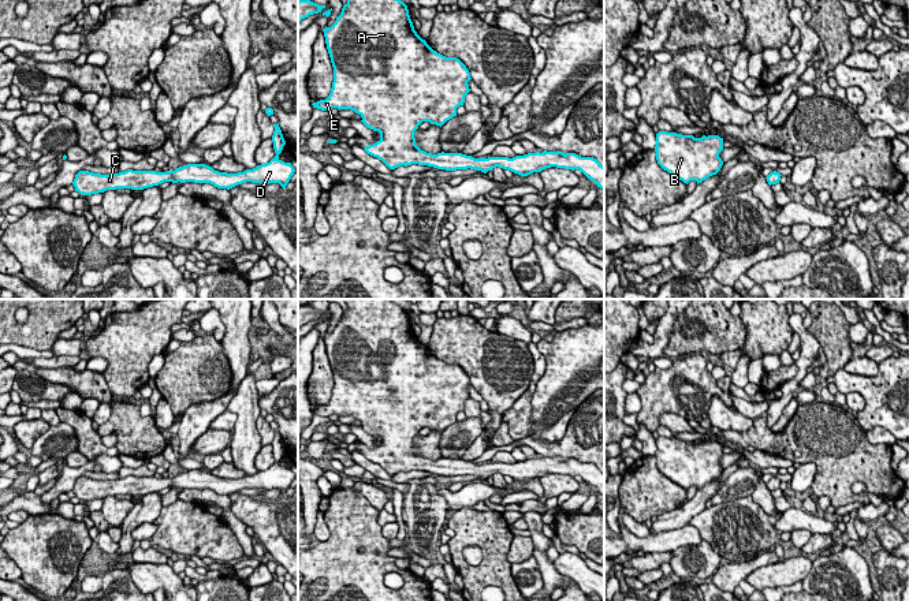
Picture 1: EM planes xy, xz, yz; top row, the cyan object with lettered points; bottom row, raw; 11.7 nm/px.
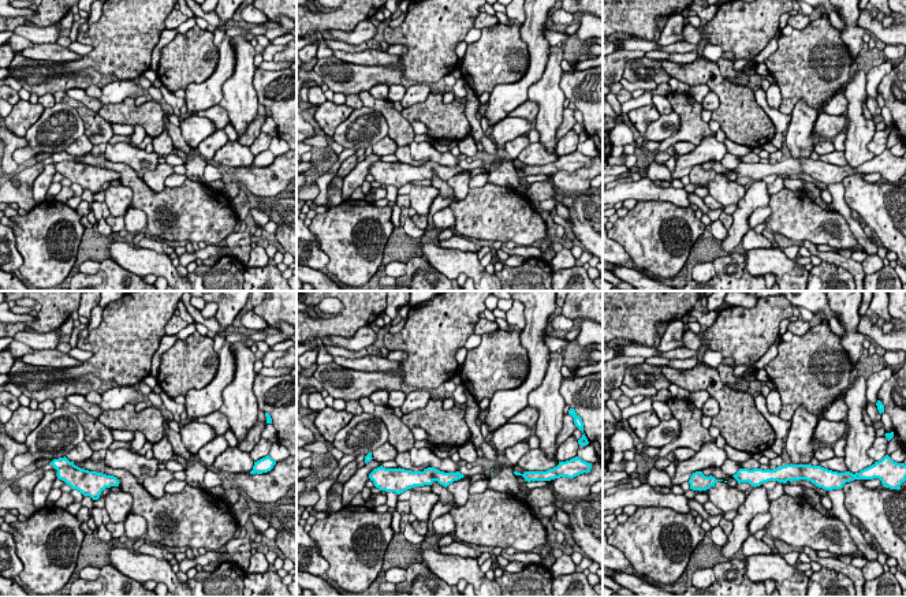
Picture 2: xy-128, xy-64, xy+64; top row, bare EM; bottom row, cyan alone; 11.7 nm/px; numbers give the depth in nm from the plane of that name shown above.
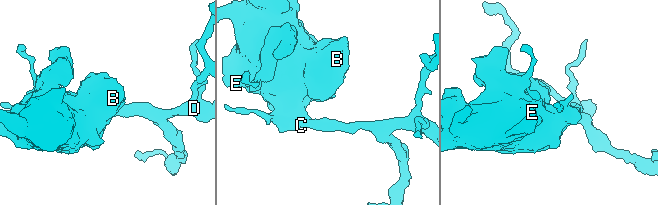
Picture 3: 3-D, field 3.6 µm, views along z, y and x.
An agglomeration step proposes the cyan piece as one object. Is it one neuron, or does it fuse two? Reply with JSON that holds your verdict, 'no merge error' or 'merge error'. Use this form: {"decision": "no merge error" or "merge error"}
{"decision": "no merge error"}

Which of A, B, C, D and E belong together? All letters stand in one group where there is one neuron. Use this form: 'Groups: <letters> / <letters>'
Groups: A B C D E

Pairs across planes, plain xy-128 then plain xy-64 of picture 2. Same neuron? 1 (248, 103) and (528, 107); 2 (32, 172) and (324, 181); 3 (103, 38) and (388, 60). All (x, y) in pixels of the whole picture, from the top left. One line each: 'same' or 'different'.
1: different
2: different
3: different

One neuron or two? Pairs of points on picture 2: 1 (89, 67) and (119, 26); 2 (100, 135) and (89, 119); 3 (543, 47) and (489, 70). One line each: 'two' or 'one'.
1: one
2: one
3: two

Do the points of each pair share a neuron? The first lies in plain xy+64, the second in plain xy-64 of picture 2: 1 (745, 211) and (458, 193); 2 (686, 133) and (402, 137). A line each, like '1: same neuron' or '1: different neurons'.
1: same neuron
2: same neuron

